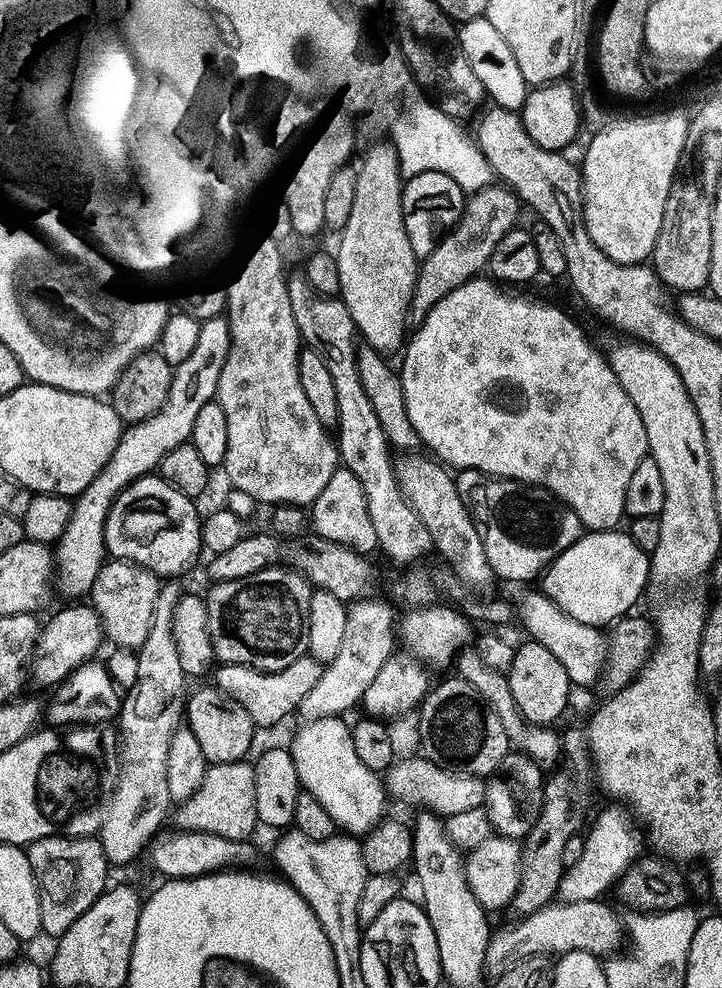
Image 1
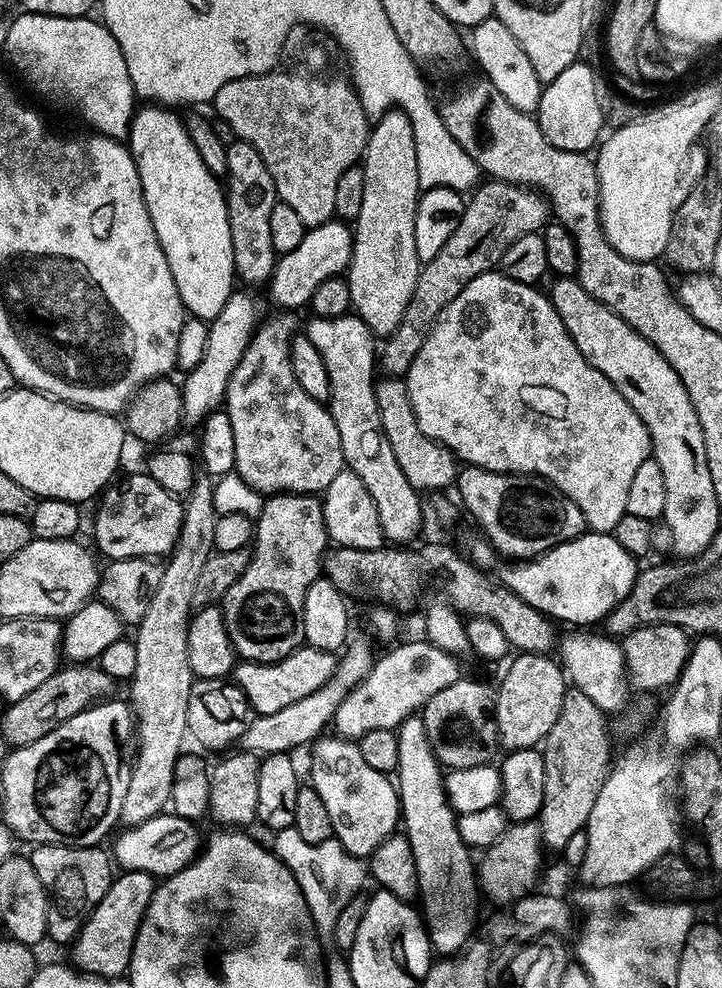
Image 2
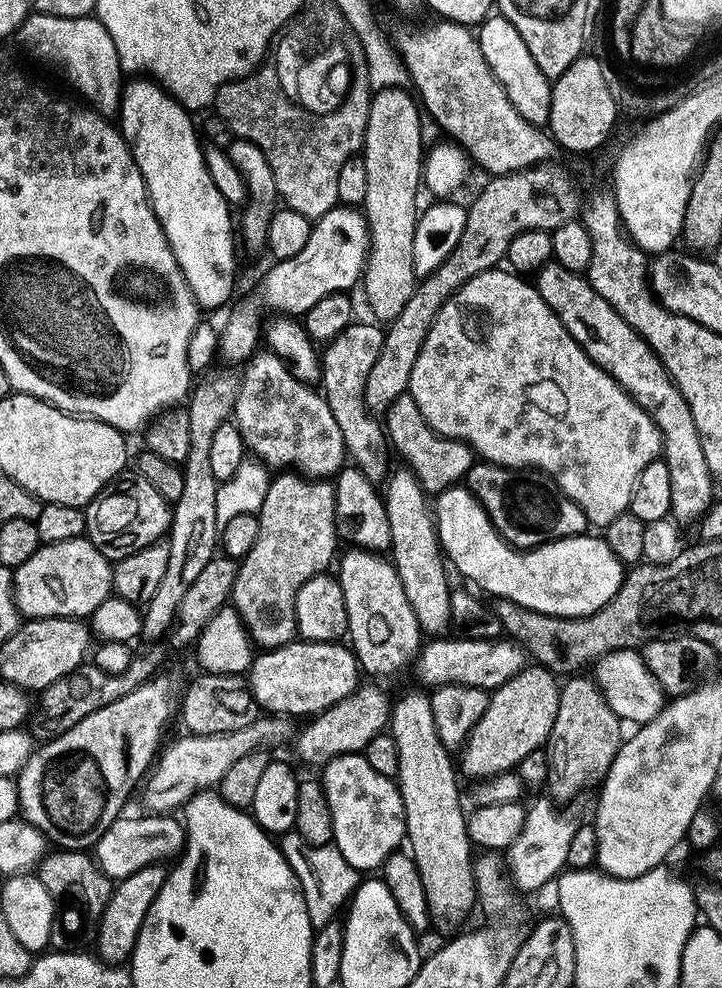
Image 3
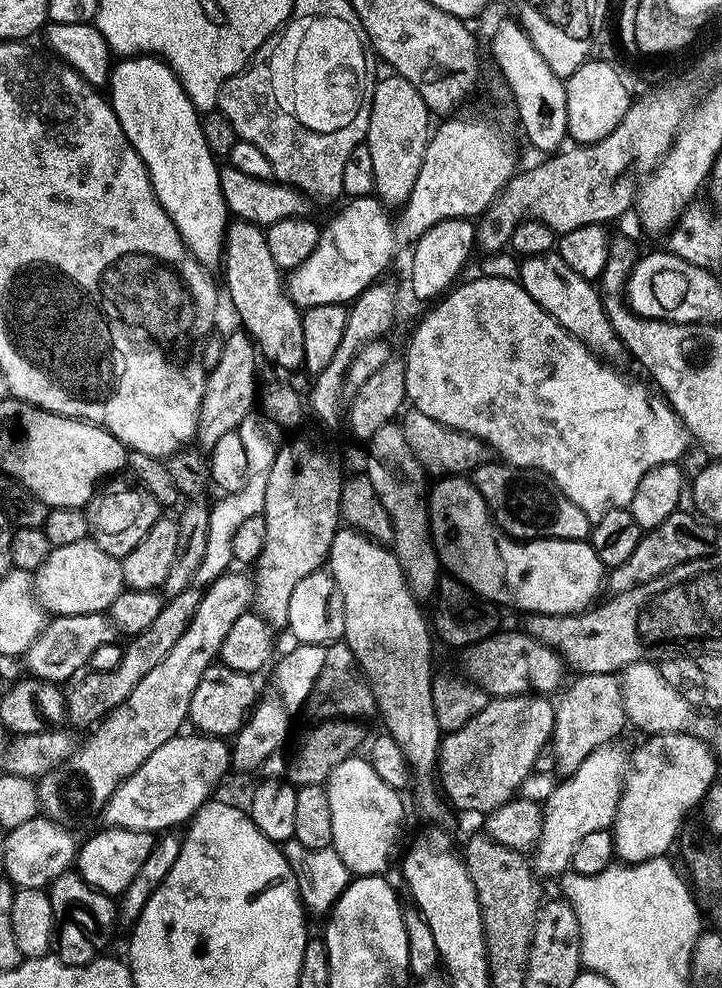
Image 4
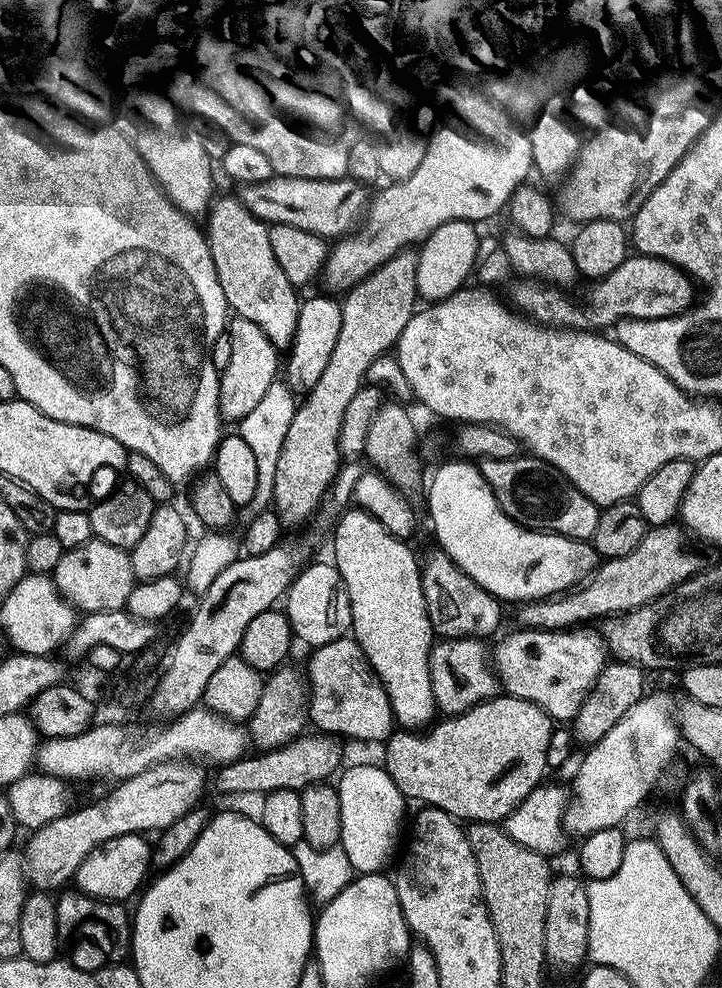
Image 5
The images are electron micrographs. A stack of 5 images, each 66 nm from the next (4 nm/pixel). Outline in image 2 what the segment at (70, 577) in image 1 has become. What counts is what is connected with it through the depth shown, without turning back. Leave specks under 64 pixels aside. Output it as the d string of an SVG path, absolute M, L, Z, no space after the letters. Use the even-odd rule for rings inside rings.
M236 290L226 302L226 306L222 306L220 313L210 321L206 338L206 354L202 354L202 362L198 362L198 366L194 366L182 380L183 423L185 425L201 425L209 412L215 412L221 407L230 378L234 374L238 362L242 362L242 354L246 350L246 346L252 341L253 332L260 327L265 316L266 311L264 312L258 297Z

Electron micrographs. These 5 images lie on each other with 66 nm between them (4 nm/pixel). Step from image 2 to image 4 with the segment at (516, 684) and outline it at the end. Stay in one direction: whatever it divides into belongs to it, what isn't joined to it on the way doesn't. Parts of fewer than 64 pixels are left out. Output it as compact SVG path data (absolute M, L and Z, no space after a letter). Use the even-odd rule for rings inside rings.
M525 694L522 696L501 696L489 699L488 705L466 726L447 733L440 741L438 776L444 779L443 791L449 805L461 808L464 812L487 814L513 799L524 784L528 775L533 775L536 760L543 748L549 747L556 709L553 701L544 694Z

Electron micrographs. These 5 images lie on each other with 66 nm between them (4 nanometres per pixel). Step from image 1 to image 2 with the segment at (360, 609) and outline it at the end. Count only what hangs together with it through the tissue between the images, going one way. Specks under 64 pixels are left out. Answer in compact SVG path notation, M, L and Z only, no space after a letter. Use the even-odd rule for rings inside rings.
M349 639L336 665L336 673L314 694L302 698L298 702L290 702L278 714L256 716L250 722L250 730L242 734L238 741L239 747L244 747L245 753L260 758L279 752L291 753L292 748L311 745L325 731L324 727L333 723L338 706L366 678L374 663L372 648L364 640ZM344 656L344 657L343 657ZM321 731L321 732L320 732ZM320 732L320 733L319 733Z

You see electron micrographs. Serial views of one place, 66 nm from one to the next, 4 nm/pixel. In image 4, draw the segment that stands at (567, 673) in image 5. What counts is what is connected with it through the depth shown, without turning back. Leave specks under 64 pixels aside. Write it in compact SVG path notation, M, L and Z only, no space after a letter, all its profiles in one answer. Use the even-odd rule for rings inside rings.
M497 630L493 636L487 636L482 642L463 649L463 675L492 698L532 693L552 694L566 673L564 660L550 646L530 638L523 630L504 631Z

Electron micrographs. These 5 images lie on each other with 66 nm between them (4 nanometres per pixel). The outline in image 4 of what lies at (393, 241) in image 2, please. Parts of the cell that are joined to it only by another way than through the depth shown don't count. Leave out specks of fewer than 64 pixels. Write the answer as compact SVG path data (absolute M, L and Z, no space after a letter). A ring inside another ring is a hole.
M399 78L393 79L393 81L393 84L391 84L390 81L384 80L377 88L375 85L371 89L372 113L368 123L366 143L370 150L370 159L374 164L375 195L385 205L393 206L392 204L396 204L395 206L400 206L414 190L414 182L417 181L418 172L422 167L423 155L426 152L430 135L430 127L428 128L430 113L428 107L422 102L418 90L414 90L414 86L410 86L410 82Z

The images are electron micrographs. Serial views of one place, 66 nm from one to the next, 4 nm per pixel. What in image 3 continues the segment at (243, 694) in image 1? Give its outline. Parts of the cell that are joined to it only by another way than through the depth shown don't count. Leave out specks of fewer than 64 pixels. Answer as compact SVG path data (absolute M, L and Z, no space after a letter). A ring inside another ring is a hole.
M297 639L281 648L261 651L246 673L246 686L265 713L311 718L342 702L361 683L362 669L356 663L356 654L351 647L342 645Z

